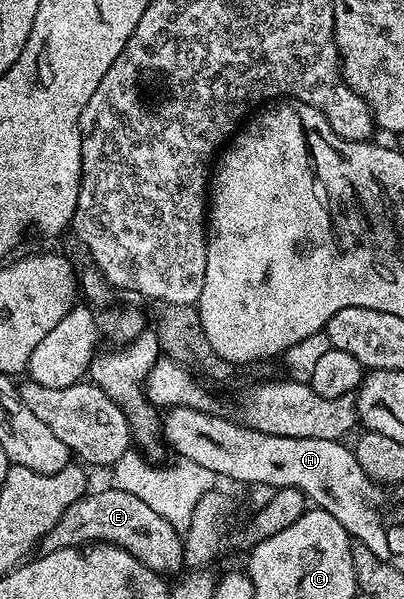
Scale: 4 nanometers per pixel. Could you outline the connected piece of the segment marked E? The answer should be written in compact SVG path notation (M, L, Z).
M106 486L102 492L90 491L63 512L63 518L47 530L41 539L39 548L42 553L54 552L60 548L83 548L94 544L114 544L117 548L127 550L143 566L162 574L180 573L181 563L187 560L185 541L178 525L163 518L135 494L124 492L112 486Z

